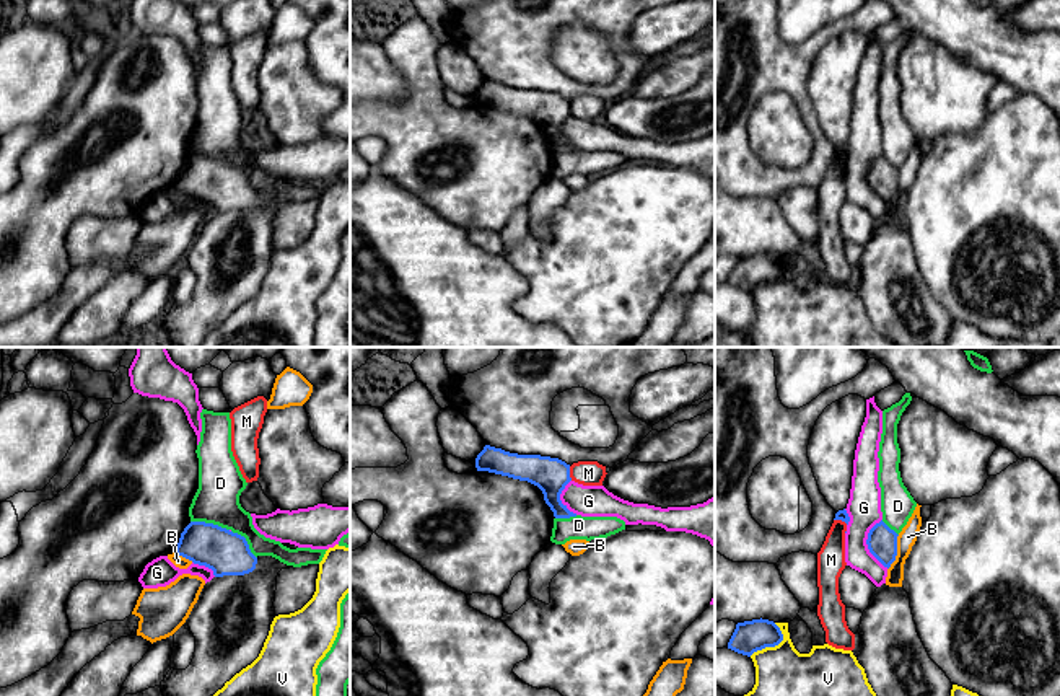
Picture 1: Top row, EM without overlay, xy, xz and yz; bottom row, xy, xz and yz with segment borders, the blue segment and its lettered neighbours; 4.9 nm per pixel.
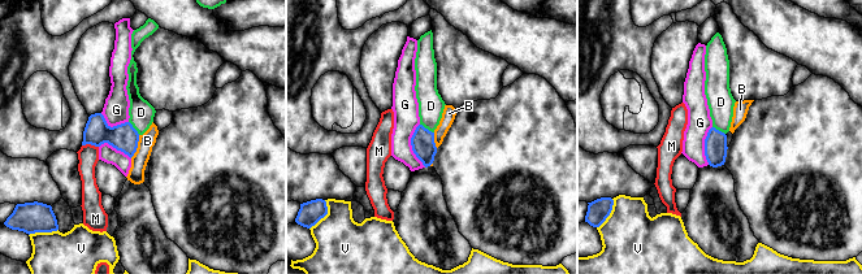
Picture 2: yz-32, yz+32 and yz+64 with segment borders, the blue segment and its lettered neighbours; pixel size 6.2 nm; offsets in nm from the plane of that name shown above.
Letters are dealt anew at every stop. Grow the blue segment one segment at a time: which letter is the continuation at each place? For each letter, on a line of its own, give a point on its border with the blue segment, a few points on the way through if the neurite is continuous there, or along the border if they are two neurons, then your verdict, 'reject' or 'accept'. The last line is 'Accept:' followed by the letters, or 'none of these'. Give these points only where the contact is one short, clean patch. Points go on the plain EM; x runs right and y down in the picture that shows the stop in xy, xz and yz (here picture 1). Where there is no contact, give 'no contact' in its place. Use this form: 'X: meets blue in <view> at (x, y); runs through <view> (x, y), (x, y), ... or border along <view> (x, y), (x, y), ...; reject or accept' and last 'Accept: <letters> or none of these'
B: meets blue in yz at (896, 188); border along yz (899, 170), (896, 194), (888, 204); reject
D: meets blue in xy at (210, 158); border along xy (191, 155), (212, 157), (228, 165); reject
G: meets blue in yz at (867, 178); reject
M: meets blue in xz at (569, 108); runs through xz (551, 110), (569, 108), (588, 108); accept
V: meets blue in yz at (774, 281); reject
Accept: M

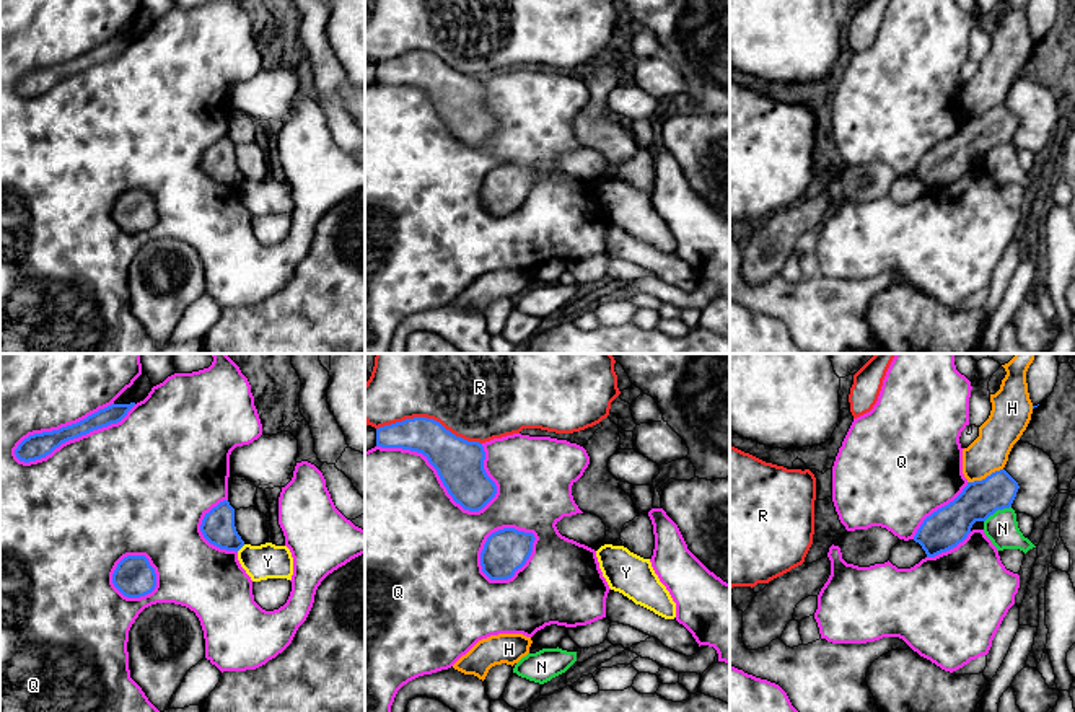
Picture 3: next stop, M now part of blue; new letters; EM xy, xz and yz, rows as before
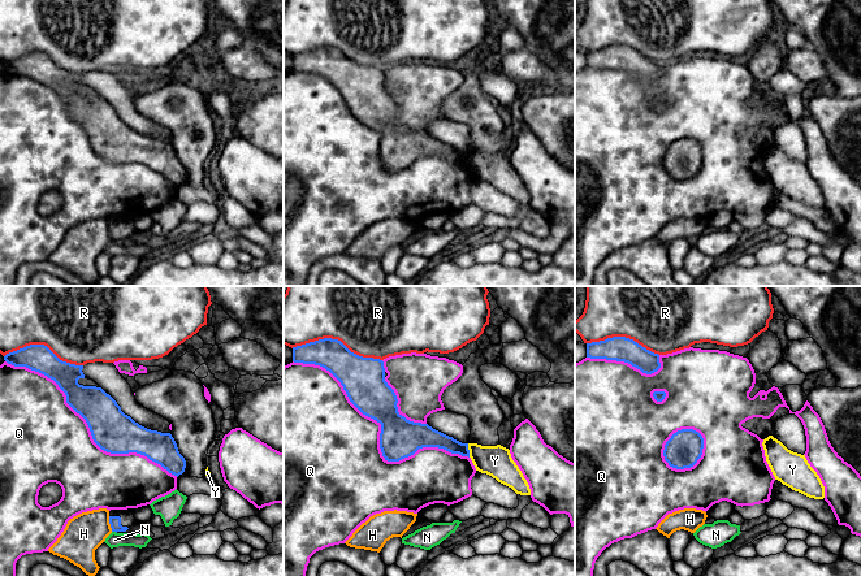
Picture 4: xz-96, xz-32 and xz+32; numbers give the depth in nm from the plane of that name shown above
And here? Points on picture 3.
H: meets blue in yz at (986, 113); reject
N: meets blue in yz at (997, 144); reject
Q: meets blue in xy at (74, 72); reject
R: meets blue in xz at (429, 54); reject
Y: meets blue in xy at (240, 183); border along xy (245, 180), (236, 186); reject
Accept: none of these

